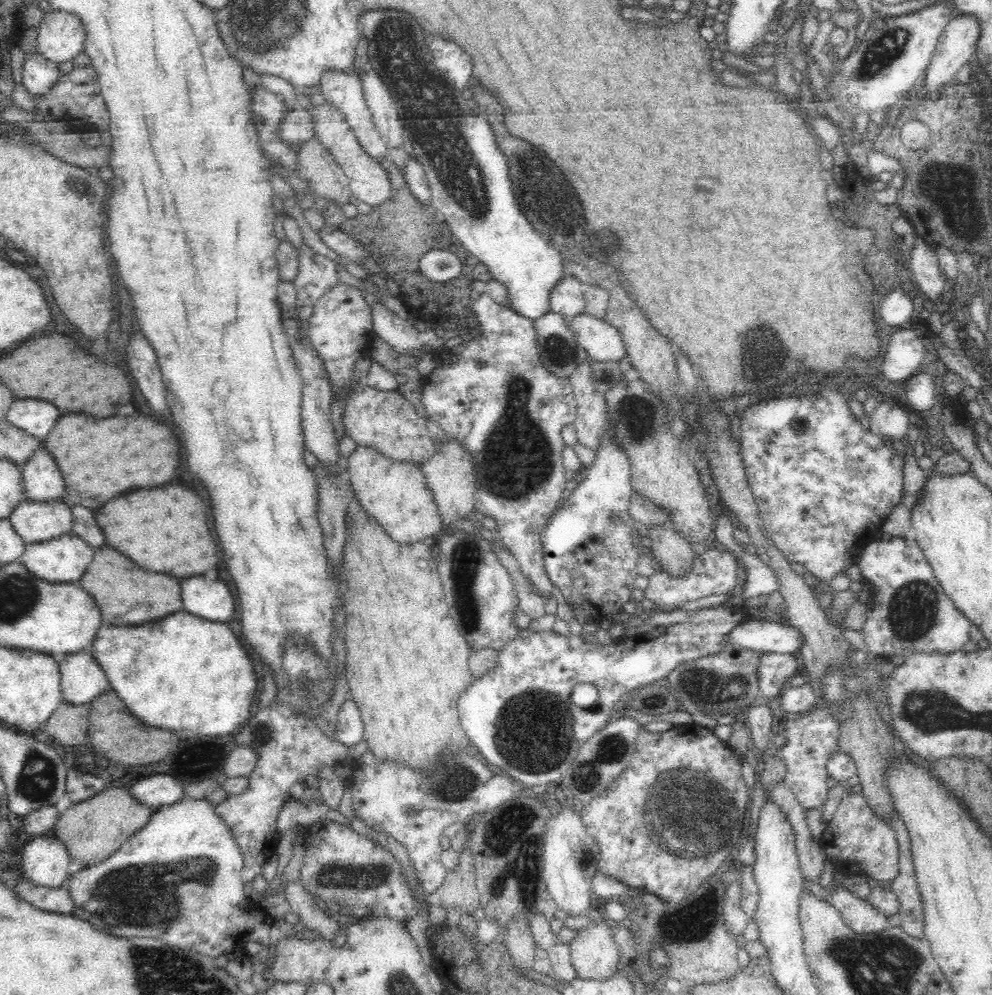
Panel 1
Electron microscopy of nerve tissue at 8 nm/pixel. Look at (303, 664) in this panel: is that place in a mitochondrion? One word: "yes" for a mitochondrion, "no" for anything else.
yes

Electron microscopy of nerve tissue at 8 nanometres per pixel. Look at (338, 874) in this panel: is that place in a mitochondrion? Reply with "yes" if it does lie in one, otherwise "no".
yes

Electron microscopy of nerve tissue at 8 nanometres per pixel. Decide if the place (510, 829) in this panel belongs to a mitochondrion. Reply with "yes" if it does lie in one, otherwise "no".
yes

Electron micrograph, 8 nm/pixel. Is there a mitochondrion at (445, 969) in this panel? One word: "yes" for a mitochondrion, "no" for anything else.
no

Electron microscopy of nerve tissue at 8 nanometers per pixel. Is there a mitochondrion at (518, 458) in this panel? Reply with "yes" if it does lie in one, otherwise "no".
yes

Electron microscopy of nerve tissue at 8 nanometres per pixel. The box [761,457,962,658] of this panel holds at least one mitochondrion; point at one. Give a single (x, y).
(911, 613)

